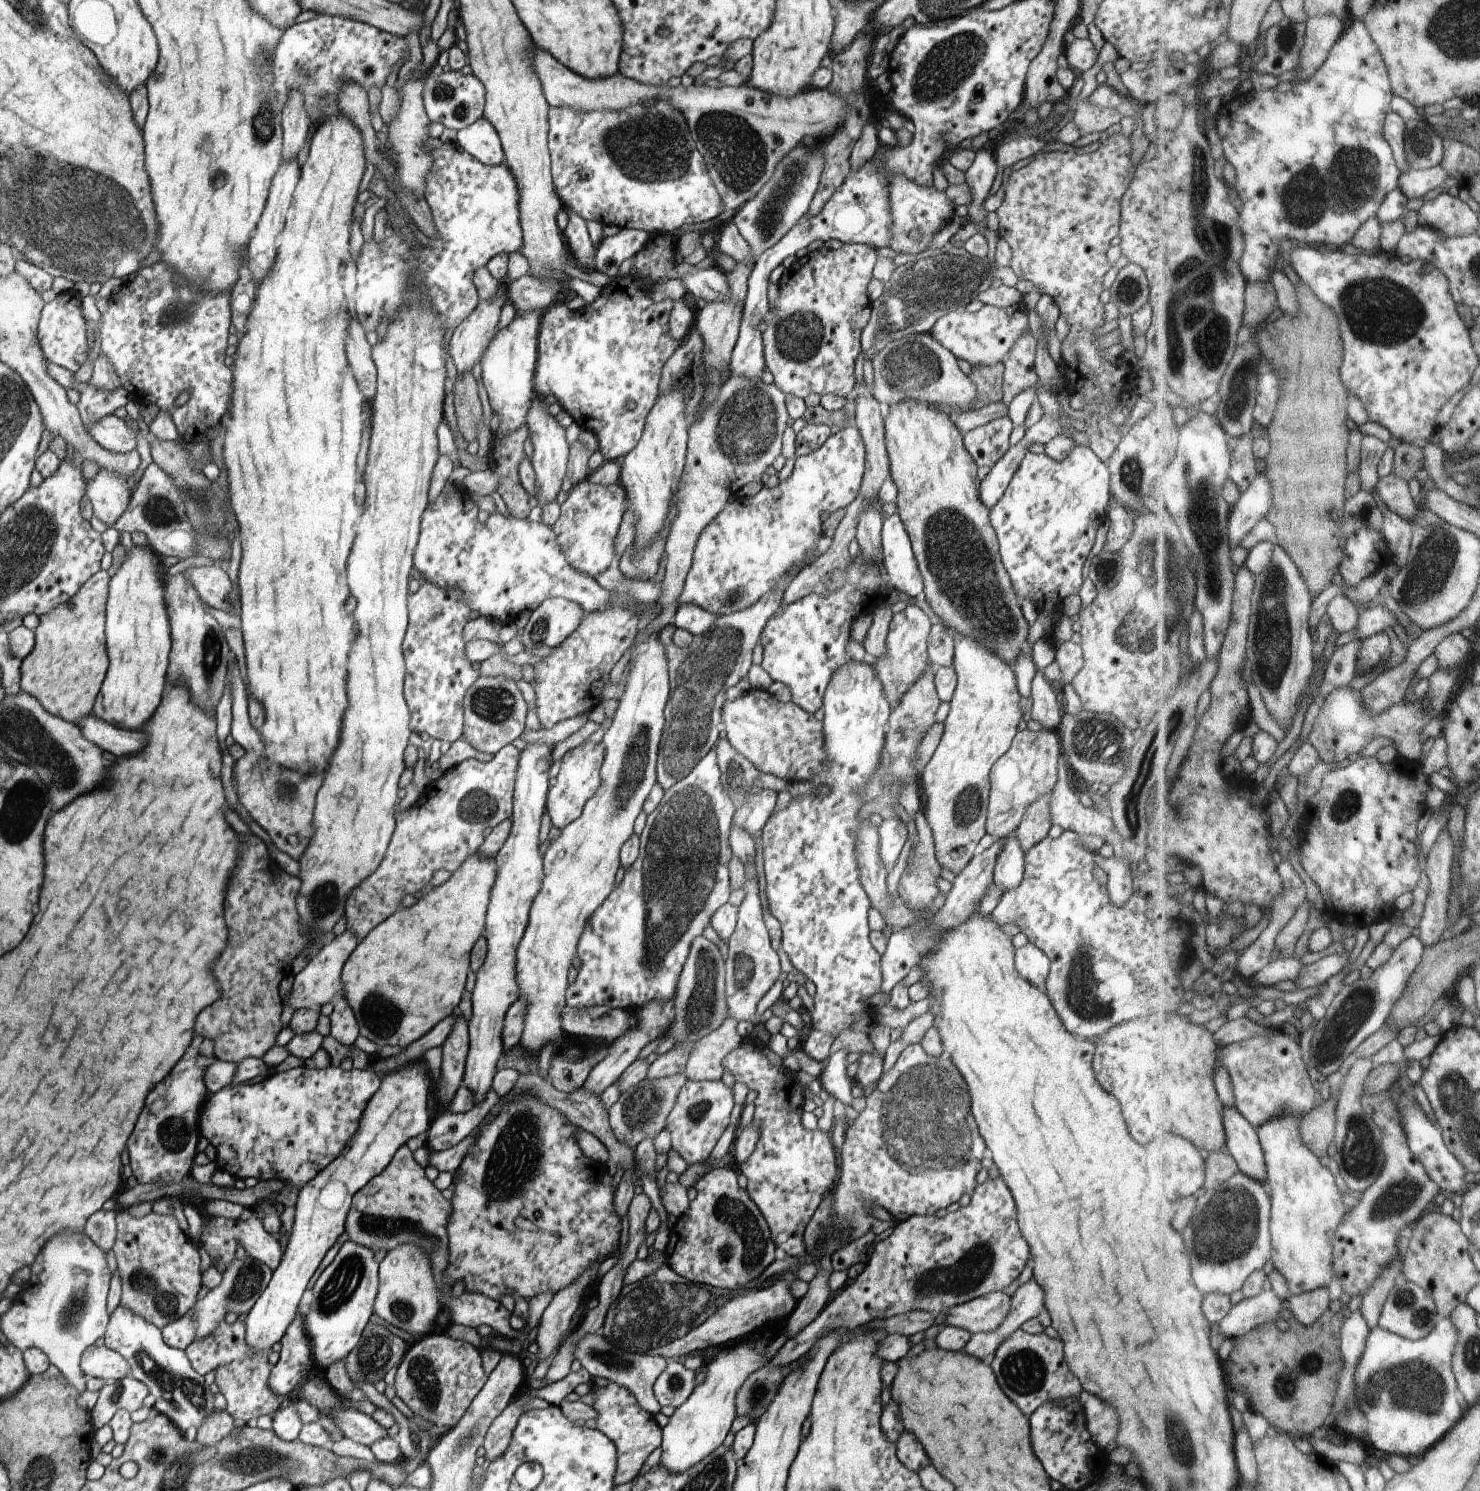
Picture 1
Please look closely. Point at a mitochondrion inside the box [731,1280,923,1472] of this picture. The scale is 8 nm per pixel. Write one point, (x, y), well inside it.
(757, 1394)

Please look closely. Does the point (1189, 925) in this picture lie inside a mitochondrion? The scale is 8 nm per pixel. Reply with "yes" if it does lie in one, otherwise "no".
no

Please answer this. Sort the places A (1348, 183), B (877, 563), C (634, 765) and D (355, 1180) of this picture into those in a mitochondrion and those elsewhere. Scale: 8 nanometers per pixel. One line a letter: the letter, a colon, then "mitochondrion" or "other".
A: mitochondrion
B: other
C: mitochondrion
D: other

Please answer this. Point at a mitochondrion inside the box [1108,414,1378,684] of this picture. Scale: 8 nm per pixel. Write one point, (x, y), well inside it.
(1204, 514)

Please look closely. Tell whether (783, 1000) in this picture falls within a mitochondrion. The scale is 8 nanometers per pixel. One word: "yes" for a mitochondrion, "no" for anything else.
no

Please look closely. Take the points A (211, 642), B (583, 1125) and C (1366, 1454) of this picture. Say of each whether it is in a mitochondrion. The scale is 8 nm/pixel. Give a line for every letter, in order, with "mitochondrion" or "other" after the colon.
A: mitochondrion
B: other
C: other

